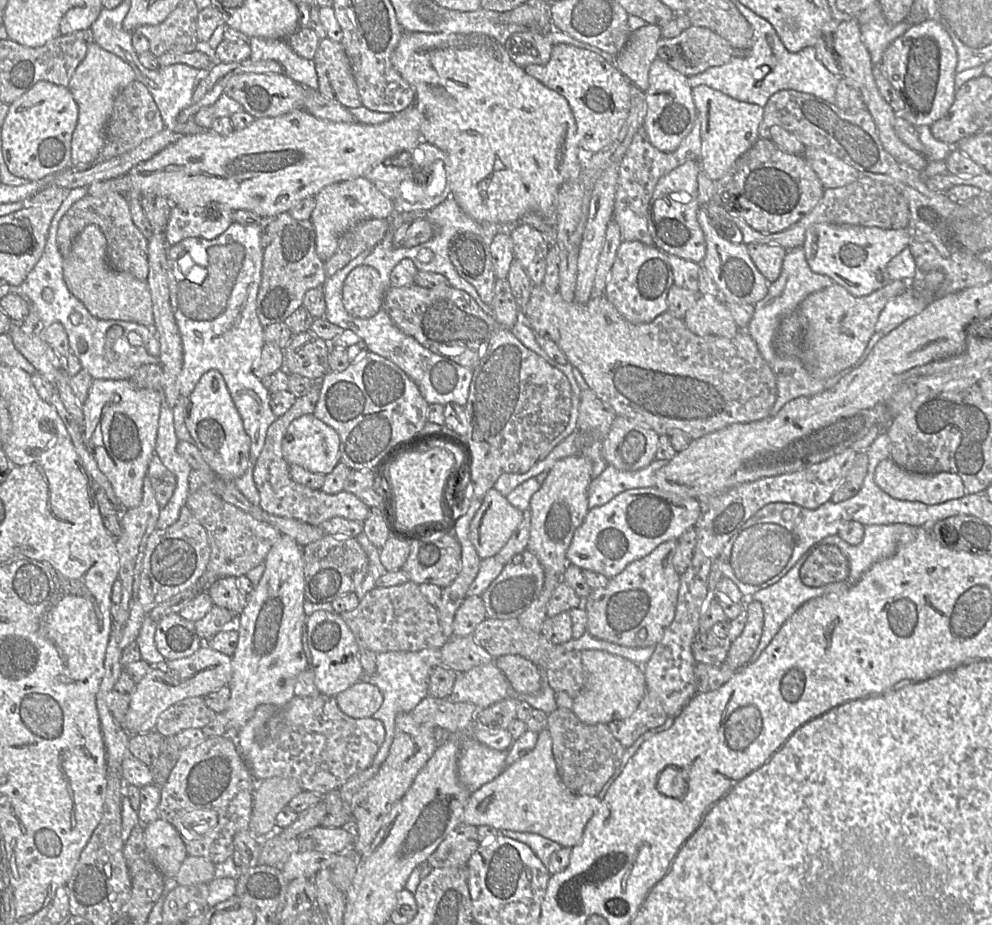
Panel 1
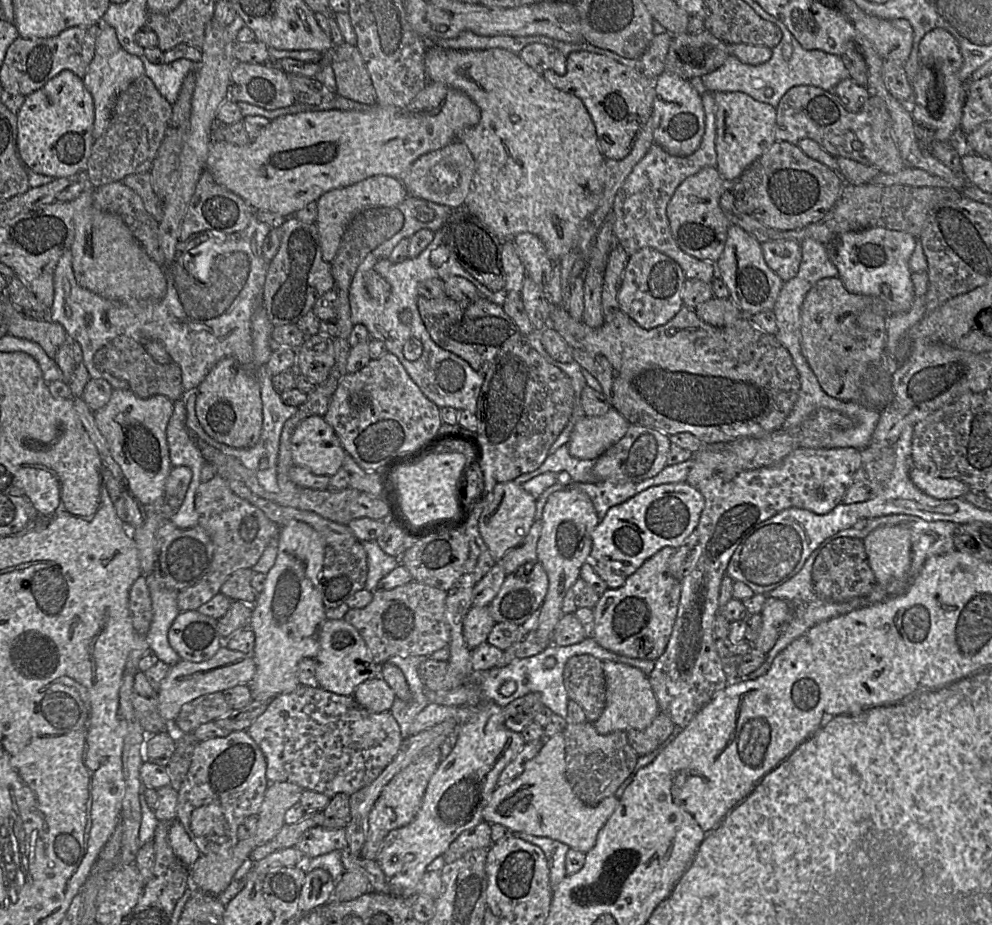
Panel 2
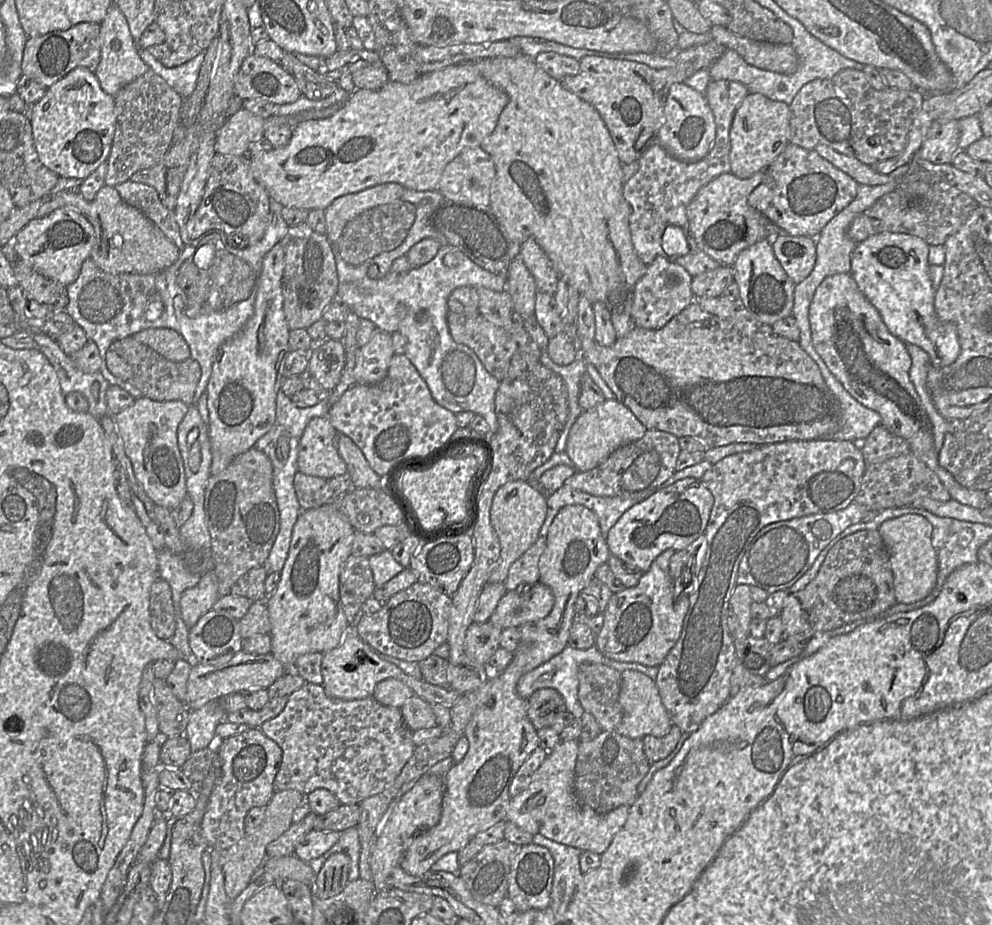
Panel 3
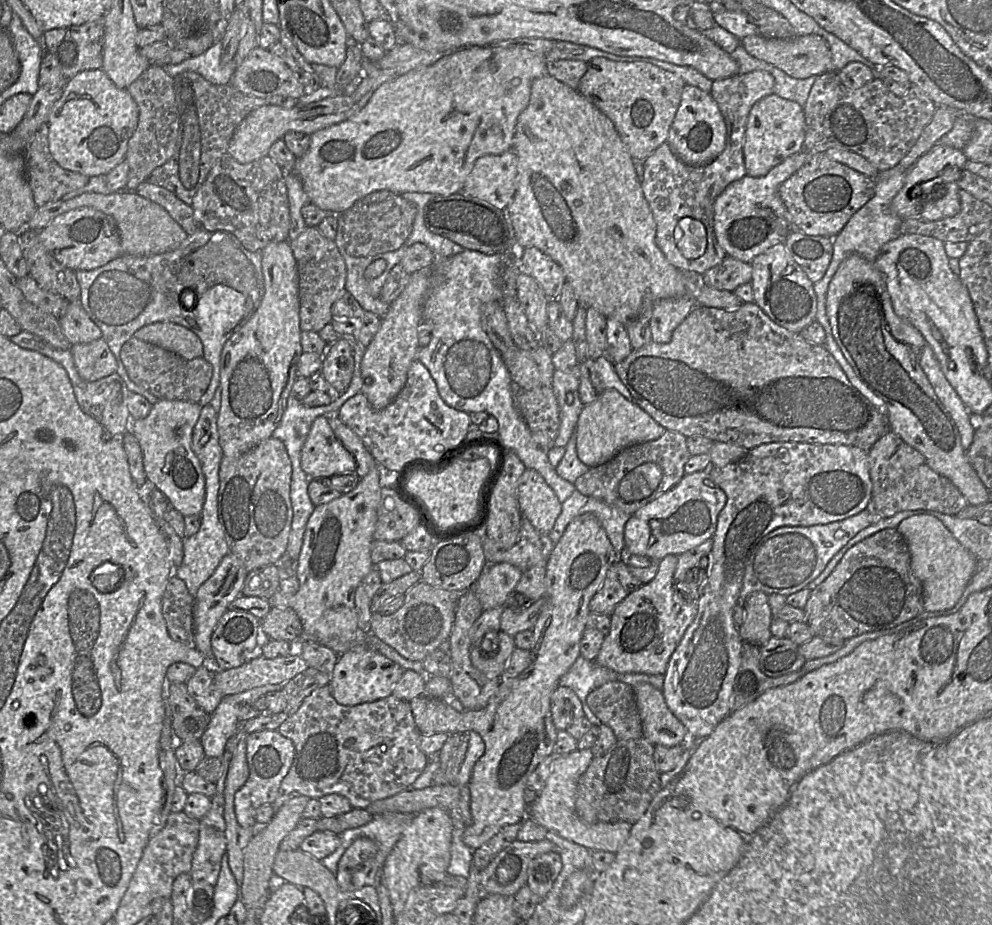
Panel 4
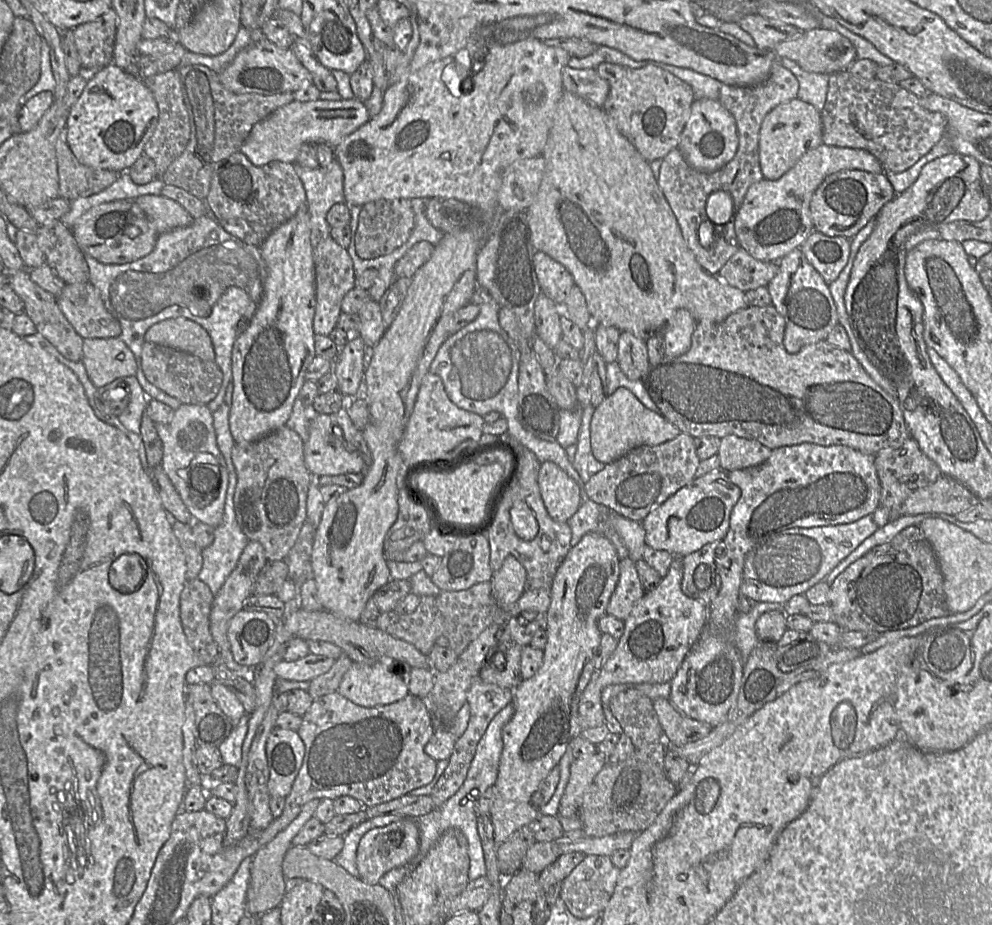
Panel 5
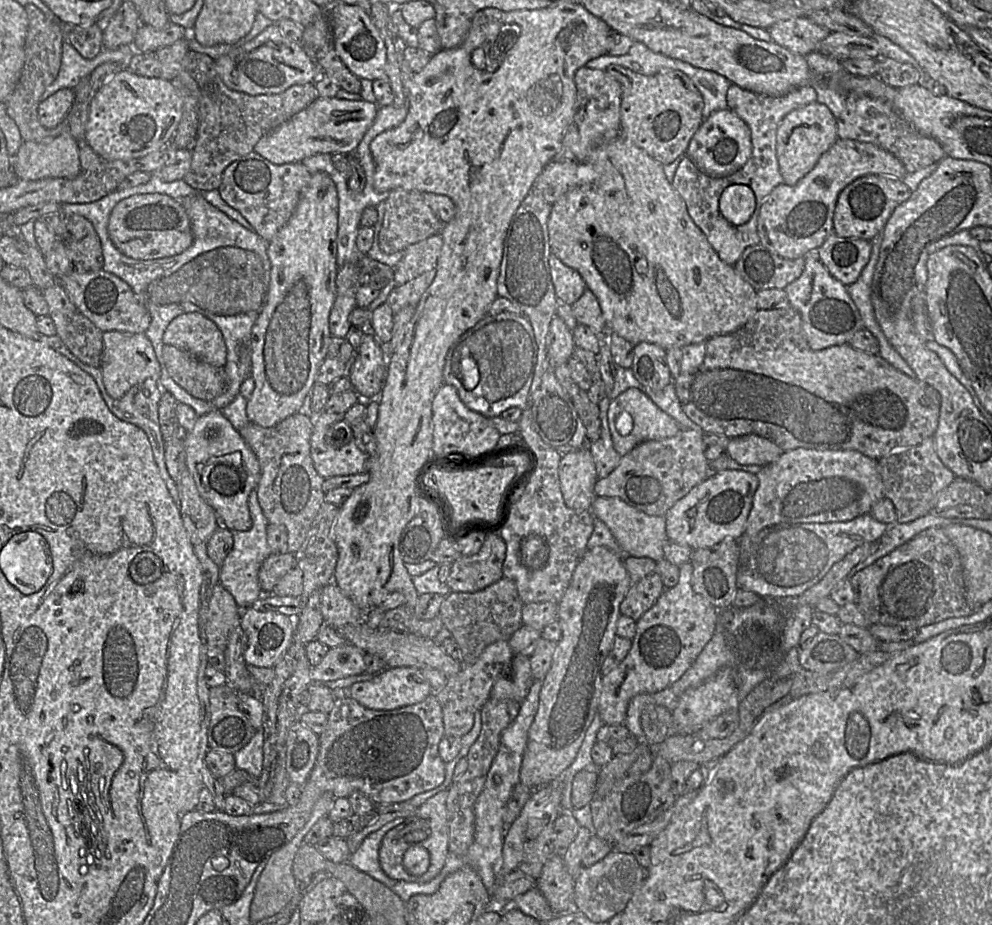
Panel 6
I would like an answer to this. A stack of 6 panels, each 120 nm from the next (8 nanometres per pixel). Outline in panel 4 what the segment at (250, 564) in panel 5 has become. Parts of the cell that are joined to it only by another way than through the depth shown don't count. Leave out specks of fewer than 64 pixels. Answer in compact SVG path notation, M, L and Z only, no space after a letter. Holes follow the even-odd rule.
M227 554L214 573L199 587L194 595L193 620L195 649L205 656L203 668L218 671L211 652L211 636L222 615L229 610L230 604L242 595L245 579L248 575L243 562L233 554Z

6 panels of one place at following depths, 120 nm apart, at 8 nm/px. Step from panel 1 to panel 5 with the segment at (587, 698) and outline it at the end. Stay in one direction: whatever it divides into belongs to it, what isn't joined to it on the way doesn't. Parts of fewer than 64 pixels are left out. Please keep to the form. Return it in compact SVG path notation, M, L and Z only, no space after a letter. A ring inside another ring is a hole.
M667 698L652 700L659 723L663 729L664 741L674 745L684 745L705 738L713 727L680 713Z

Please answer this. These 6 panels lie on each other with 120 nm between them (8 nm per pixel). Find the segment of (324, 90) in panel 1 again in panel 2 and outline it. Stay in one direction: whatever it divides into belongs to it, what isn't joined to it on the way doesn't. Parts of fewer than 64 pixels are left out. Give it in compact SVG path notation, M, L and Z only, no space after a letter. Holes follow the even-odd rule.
M343 43L325 53L330 53L330 66L336 82L335 94L361 104L375 105L375 88L356 46Z

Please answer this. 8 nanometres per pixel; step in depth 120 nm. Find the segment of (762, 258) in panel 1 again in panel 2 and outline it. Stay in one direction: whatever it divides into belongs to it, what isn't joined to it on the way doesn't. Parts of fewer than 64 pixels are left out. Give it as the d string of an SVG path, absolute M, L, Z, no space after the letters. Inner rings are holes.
M774 240L761 243L766 264L784 282L796 276L802 259L800 242Z

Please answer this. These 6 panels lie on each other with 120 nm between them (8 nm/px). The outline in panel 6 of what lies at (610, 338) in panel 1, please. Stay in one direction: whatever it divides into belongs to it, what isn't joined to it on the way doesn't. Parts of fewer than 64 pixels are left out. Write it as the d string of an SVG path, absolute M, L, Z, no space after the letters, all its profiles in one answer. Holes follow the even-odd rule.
M792 307L777 309L760 309L751 319L736 331L718 335L705 342L706 350L703 363L690 372L680 372L672 381L675 394L687 417L705 434L726 436L729 439L757 435L775 443L781 450L787 452L798 448L816 450L854 450L871 459L879 460L892 453L906 450L932 438L937 426L941 398L939 392L932 386L908 376L895 368L877 354L869 354L854 349L848 344L835 345L813 350L809 347L802 329L800 314Z

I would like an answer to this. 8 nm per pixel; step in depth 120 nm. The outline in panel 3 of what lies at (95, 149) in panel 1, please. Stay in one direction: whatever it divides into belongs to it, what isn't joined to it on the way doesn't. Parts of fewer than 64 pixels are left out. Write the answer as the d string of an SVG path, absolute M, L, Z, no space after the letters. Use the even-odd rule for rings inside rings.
M113 2L100 25L100 62L94 71L101 88L109 95L116 96L128 83L145 73L149 67L138 54L138 45L133 40L127 20Z

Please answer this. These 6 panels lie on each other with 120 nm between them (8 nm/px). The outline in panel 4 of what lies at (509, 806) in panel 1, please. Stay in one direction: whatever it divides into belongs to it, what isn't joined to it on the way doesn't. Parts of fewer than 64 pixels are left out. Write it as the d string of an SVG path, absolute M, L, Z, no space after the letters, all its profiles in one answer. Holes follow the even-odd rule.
M579 748L567 754L556 755L544 788L538 797L528 805L527 817L541 824L548 831L555 832L590 851L616 853L629 837L632 825L626 821L588 824L576 812L578 781L594 757L590 749Z

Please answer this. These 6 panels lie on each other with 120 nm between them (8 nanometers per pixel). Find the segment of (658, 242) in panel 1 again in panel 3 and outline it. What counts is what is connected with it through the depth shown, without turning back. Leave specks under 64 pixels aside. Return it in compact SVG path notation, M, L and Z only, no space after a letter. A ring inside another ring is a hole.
M763 171L741 179L722 173L704 185L687 206L689 236L697 247L720 263L732 266L741 251L766 239L766 217L748 204L748 196L761 183Z

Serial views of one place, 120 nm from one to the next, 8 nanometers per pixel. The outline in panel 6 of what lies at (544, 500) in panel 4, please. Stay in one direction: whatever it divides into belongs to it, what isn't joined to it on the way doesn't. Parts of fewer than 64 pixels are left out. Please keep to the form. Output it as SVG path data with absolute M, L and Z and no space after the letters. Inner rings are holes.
M588 447L563 454L559 464L559 480L565 504L569 508L577 511L590 510L593 501L597 497L594 486L598 480L598 475L593 456Z

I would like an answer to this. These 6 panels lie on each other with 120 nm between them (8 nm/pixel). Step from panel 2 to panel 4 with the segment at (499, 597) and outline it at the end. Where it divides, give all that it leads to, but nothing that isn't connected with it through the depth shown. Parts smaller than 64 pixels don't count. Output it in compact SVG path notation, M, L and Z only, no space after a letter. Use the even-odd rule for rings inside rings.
M543 597L534 601L523 611L518 611L518 608L505 607L500 616L500 631L514 637L519 632L532 630L545 602L546 598Z

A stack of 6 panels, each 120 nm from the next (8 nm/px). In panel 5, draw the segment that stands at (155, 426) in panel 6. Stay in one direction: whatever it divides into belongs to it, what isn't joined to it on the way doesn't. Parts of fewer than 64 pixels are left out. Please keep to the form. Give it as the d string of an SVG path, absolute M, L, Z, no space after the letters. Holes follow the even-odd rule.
M36 333L34 335L29 335L23 337L26 342L34 347L38 347L52 355L60 363L71 369L81 384L84 387L85 393L88 397L89 403L93 409L98 409L100 412L104 413L106 416L119 421L127 431L134 433L140 432L140 426L142 422L142 417L145 414L145 410L148 403L148 395L145 393L141 387L139 380L134 376L125 376L114 380L113 382L103 386L96 387L89 379L85 366L81 361L71 361L61 355L58 350L41 334Z

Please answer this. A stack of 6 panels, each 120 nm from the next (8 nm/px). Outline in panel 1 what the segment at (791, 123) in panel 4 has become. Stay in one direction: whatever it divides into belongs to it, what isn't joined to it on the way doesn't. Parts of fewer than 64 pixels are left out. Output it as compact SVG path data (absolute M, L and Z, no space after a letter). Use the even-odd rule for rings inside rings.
M706 85L692 88L696 108L696 119L699 121L701 137L701 171L710 179L722 178L736 159L747 151L760 137L759 125L763 118L763 107L736 100Z

